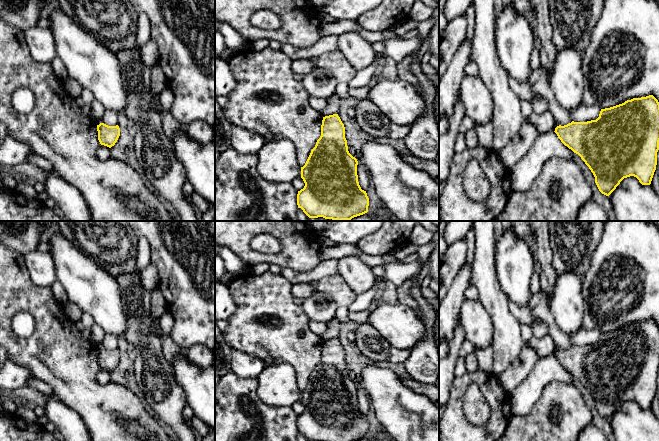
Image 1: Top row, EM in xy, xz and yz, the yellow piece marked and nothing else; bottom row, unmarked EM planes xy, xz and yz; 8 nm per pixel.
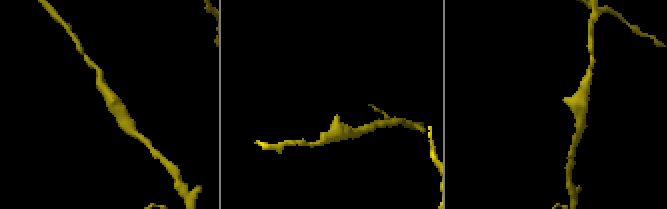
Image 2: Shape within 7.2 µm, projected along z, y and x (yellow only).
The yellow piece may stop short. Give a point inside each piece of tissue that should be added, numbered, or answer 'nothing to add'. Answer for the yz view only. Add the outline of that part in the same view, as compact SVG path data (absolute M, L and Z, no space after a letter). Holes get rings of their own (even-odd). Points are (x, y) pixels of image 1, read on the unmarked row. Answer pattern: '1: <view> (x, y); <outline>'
nothing to add

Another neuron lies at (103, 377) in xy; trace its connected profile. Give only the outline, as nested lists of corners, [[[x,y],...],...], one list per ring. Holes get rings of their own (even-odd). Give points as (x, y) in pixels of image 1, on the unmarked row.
[[[100,369],[96,376],[96,380],[101,385],[108,384],[110,382],[110,372],[104,369]]]

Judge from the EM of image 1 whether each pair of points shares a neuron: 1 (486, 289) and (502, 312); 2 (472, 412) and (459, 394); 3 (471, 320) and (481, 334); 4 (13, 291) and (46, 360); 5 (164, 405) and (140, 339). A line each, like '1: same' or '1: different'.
1: same
2: different
3: same
4: same
5: same

